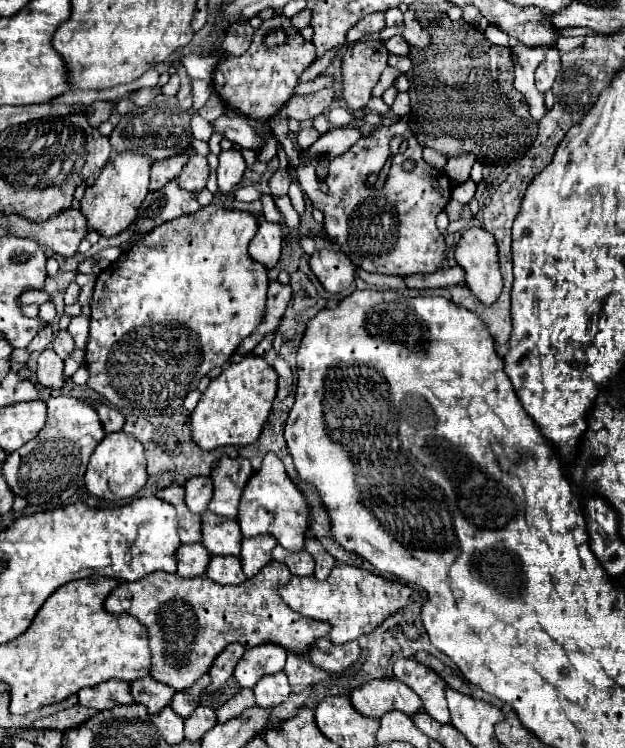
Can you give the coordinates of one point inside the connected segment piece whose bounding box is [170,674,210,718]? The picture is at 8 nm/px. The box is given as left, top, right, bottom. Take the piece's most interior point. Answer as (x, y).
(184, 703)

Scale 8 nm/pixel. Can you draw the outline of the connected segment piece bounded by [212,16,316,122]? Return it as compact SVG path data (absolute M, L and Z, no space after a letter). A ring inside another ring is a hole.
M274 16L272 20L262 22L262 26L256 30L252 38L252 46L248 52L240 58L224 58L214 72L212 84L216 94L224 100L226 106L232 106L240 110L244 116L260 122L268 122L280 108L282 104L292 96L294 86L298 84L300 74L316 60L316 50L314 44L304 40L290 24L286 16ZM282 28L286 32L286 42L282 46L266 48L264 46L264 36L270 34L272 30Z

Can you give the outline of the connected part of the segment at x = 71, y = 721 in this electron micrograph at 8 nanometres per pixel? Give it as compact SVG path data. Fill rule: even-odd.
M72 706L68 710L62 710L62 712L56 712L54 716L48 716L48 718L42 718L42 720L36 720L32 726L34 728L54 728L54 730L68 730L68 728L74 728L74 726L80 726L82 722L86 722L88 718L92 718L96 710L94 708L86 708L86 706Z

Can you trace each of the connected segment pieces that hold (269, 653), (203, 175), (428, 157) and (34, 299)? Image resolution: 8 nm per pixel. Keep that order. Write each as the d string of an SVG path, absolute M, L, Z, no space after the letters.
M262 644L262 646L250 648L240 658L234 670L234 678L242 688L254 688L260 678L282 672L286 664L286 656L288 656L286 650L274 644Z
M194 154L194 156L190 156L188 164L182 168L176 182L178 182L178 186L182 186L188 192L198 192L198 190L206 188L208 176L210 176L208 160L204 156Z
M424 148L424 160L426 160L432 168L444 168L448 158L444 158L440 152L436 152L436 150L432 150L432 148Z
M38 290L38 292L26 292L22 294L22 304L44 304L44 302L52 302L54 296L48 294L46 290Z

